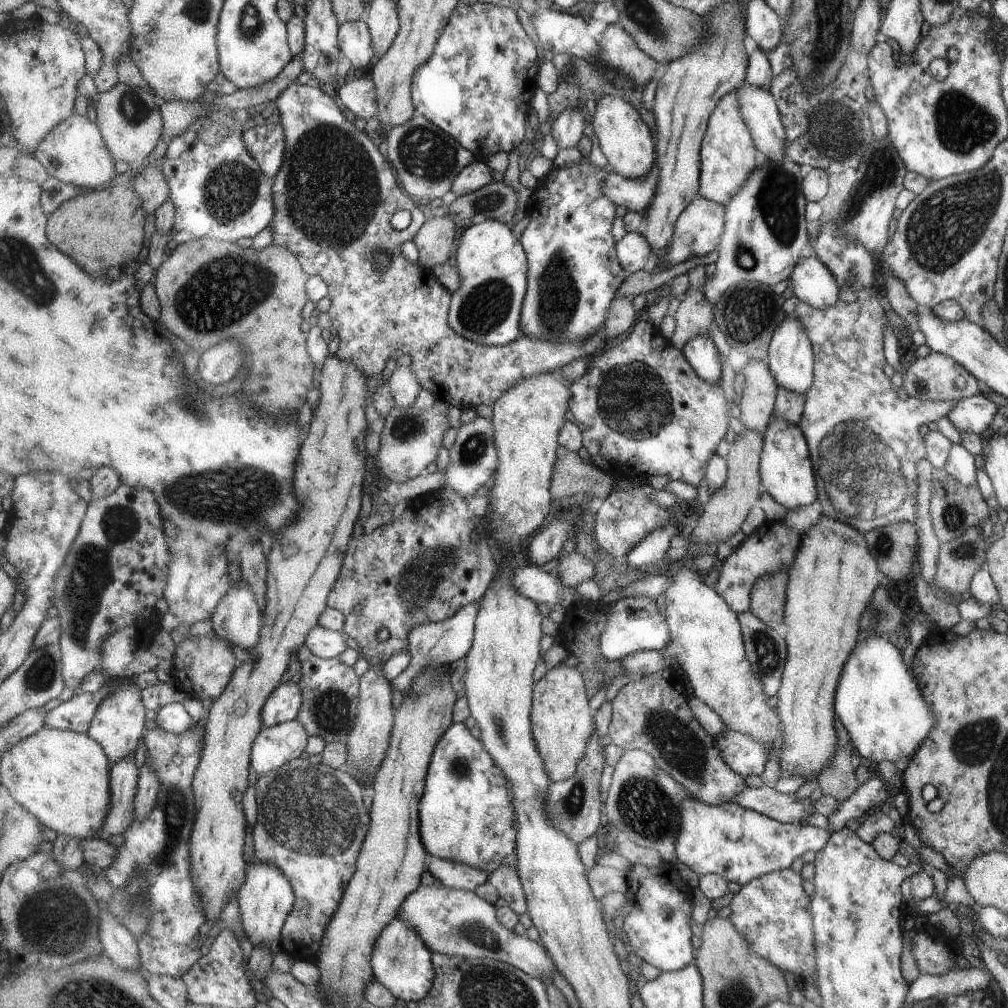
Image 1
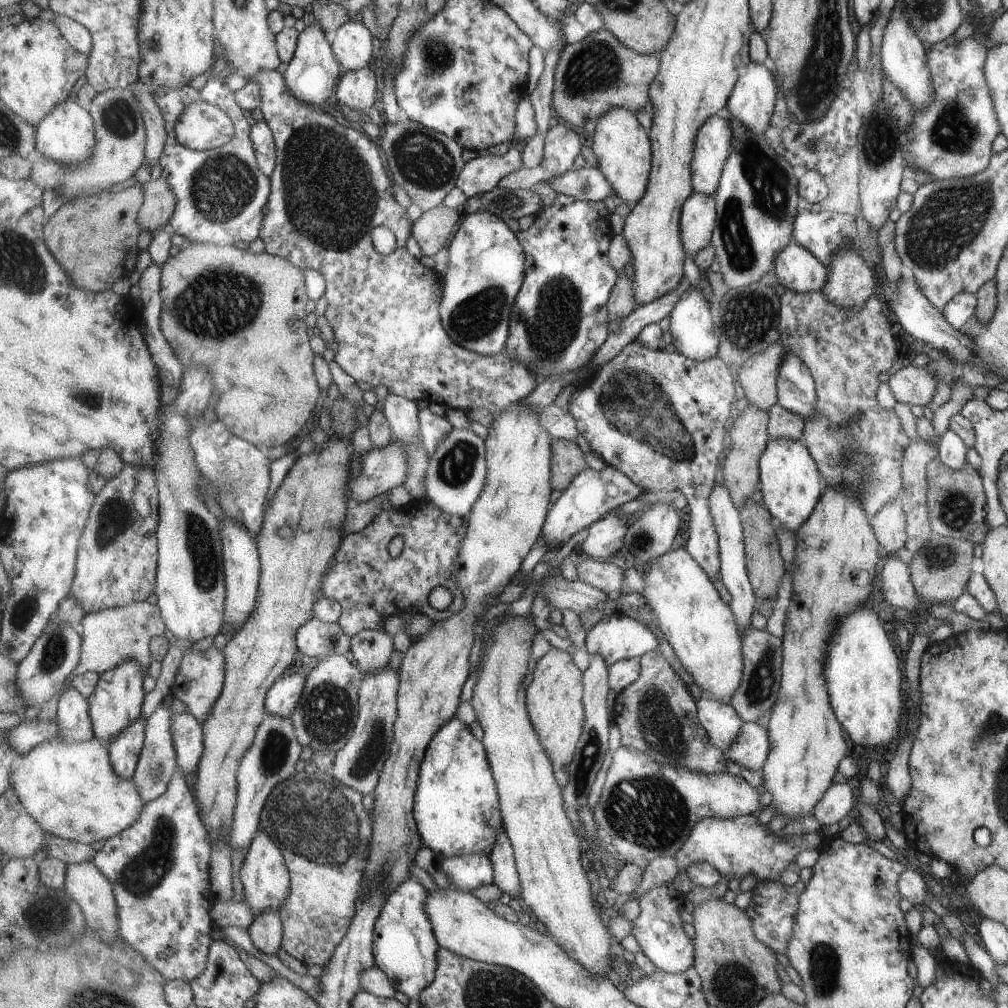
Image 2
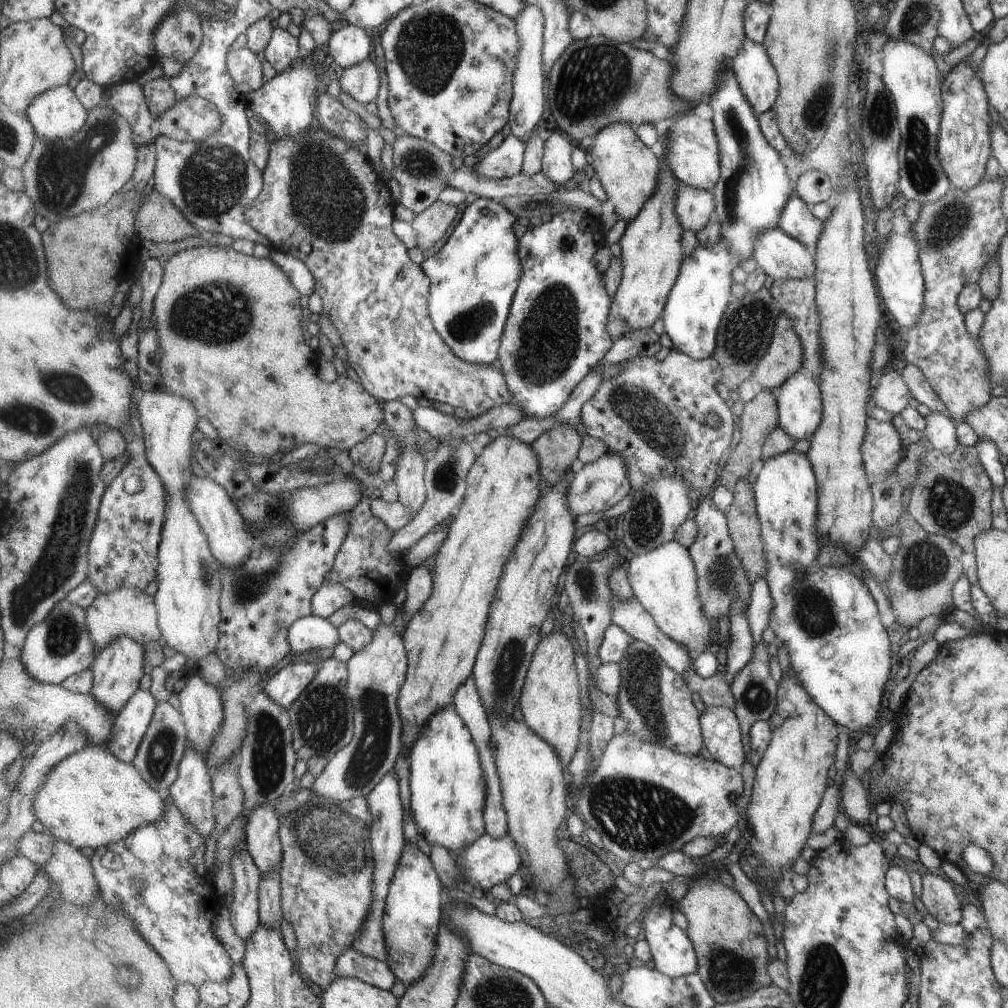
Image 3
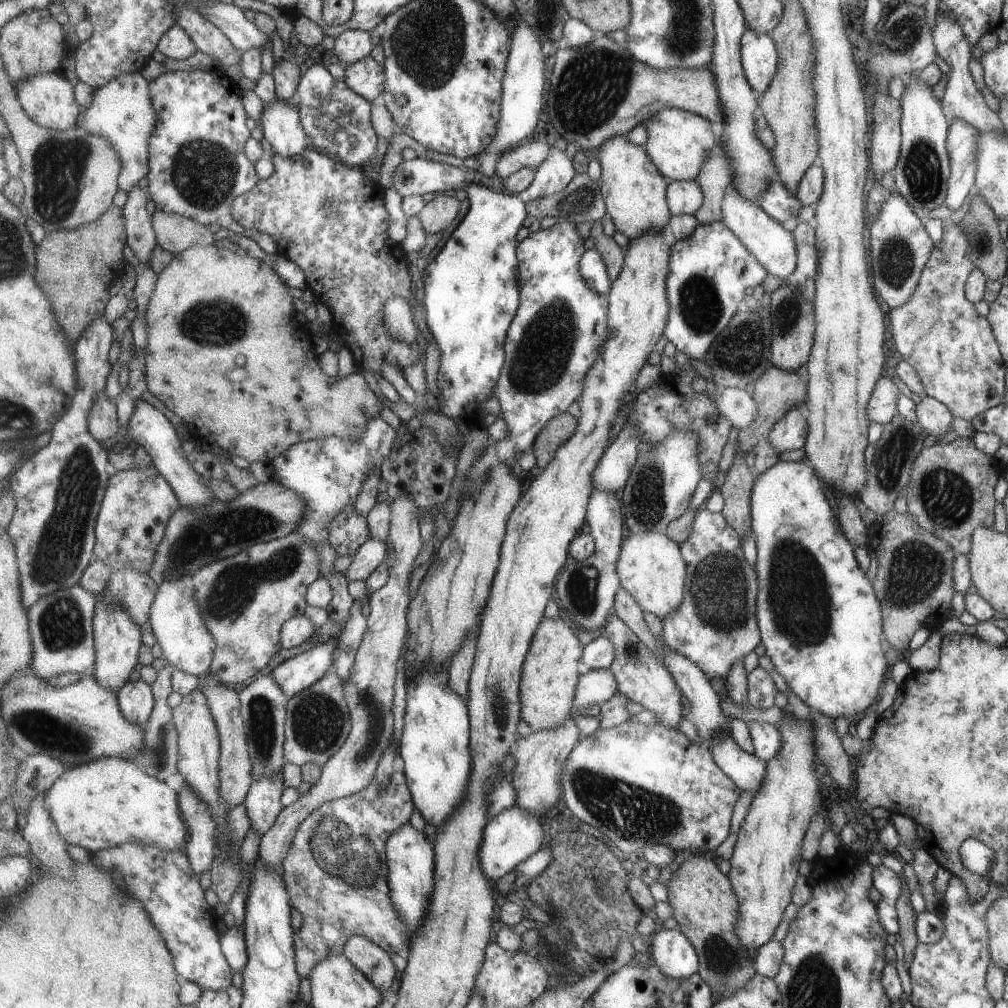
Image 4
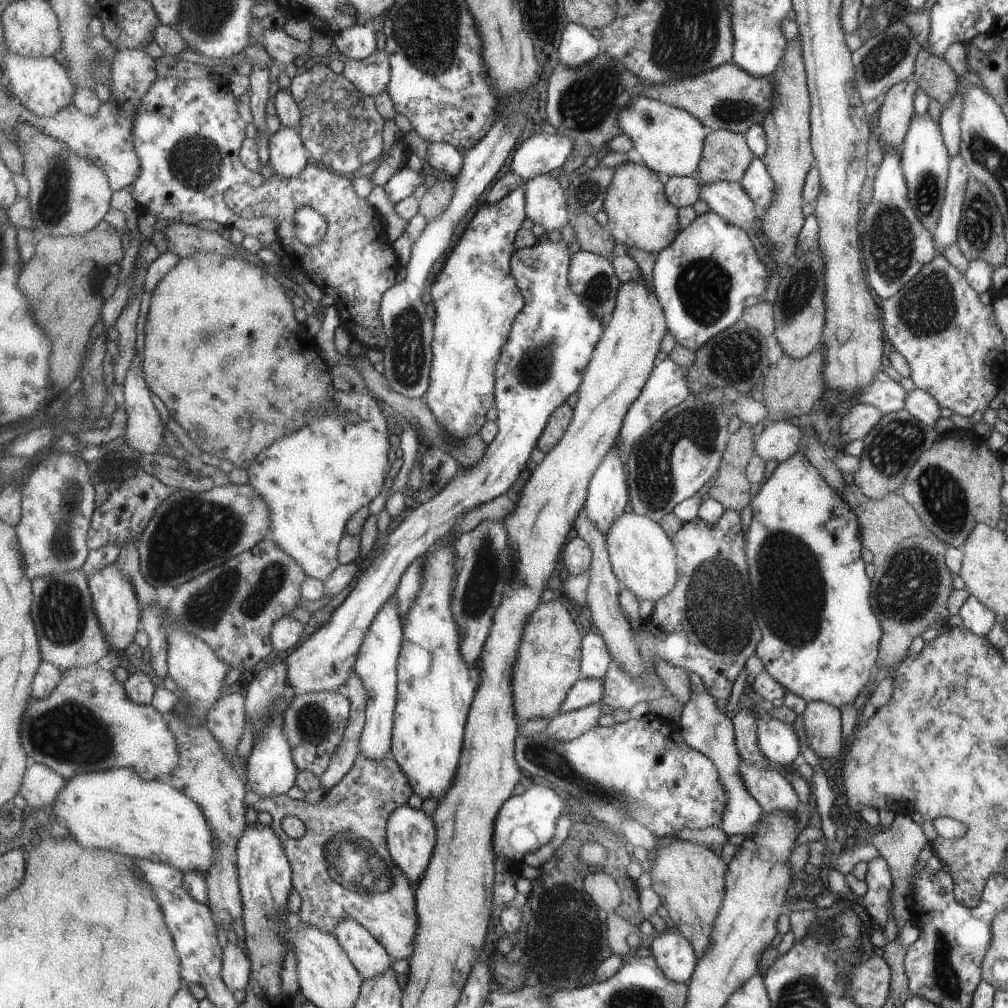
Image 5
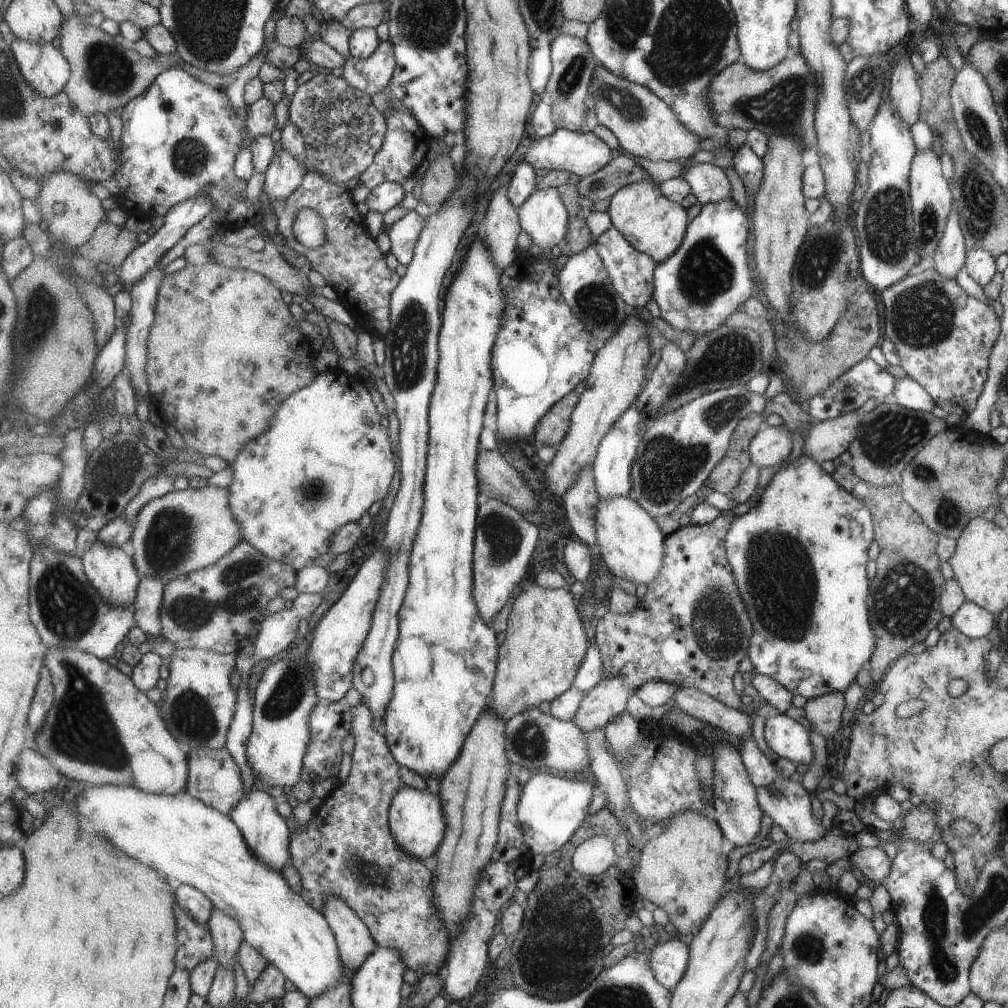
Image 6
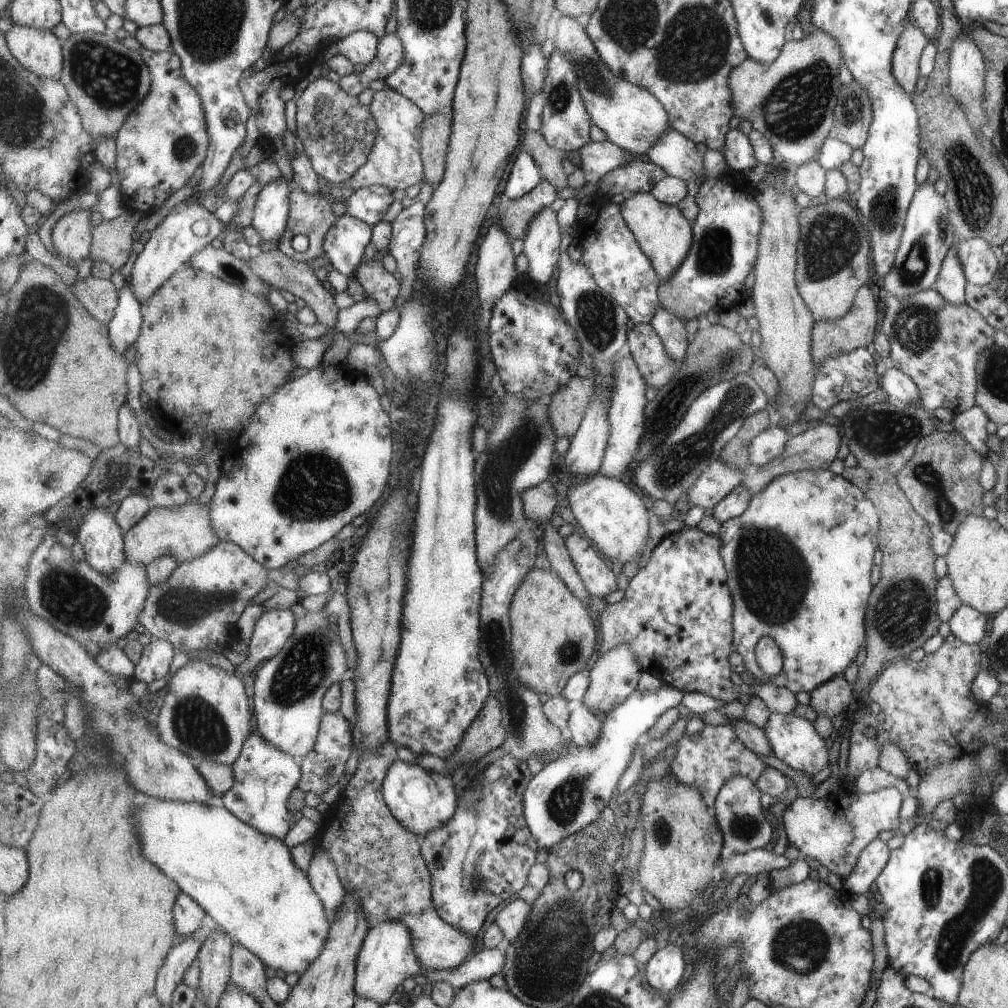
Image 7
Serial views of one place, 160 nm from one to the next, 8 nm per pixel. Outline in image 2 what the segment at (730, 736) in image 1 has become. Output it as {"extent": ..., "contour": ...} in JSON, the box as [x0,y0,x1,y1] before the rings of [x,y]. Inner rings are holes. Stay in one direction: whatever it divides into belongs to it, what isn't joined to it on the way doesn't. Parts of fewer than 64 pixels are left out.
{"extent":[726,722,768,770],"contour":[[[746,722],[736,743],[726,752],[726,758],[748,770],[764,767],[768,753],[768,736],[765,728],[756,722]]]}

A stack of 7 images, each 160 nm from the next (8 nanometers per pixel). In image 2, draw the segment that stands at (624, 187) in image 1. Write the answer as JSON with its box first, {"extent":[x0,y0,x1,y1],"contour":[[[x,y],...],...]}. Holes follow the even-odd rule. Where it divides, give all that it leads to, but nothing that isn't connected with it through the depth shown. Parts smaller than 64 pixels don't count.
{"extent":[547,166,618,202],"contour":[[[583,166],[567,171],[558,178],[547,180],[557,194],[574,196],[584,201],[601,201],[612,198],[618,202],[615,188],[599,166]]]}

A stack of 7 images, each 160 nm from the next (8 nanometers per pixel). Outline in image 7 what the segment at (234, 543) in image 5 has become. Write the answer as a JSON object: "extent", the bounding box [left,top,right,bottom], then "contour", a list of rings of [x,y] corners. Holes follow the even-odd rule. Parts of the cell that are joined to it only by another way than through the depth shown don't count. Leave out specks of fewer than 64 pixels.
{"extent":[124,499,221,566],"contour":[[[196,499],[173,508],[155,505],[129,532],[124,533],[127,558],[147,566],[165,555],[175,557],[179,564],[195,560],[221,542],[211,521],[209,504],[200,504]]]}

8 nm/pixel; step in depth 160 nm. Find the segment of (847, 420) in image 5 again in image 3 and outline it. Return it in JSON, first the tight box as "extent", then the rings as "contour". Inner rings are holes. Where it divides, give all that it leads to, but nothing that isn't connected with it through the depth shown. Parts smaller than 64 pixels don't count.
{"extent":[874,371,912,416],"contour":[[[895,371],[883,373],[878,379],[874,393],[874,404],[890,412],[893,416],[899,414],[907,402],[911,400],[912,394],[903,382],[902,376]]]}

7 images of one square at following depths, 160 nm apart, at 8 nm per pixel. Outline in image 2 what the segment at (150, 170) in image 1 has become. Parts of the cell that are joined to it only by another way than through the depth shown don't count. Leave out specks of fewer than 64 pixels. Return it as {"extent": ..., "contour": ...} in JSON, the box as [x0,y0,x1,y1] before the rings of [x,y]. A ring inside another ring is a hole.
{"extent":[140,176,178,233],"contour":[[[163,176],[158,179],[150,179],[143,186],[146,199],[144,207],[140,210],[140,225],[142,230],[153,233],[158,228],[169,226],[178,198],[168,180]]]}

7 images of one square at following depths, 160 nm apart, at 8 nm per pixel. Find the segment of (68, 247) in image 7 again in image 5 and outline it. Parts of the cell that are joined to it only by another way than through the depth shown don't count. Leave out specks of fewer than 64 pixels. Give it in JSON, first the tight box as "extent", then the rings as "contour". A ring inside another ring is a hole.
{"extent":[14,123,114,237],"contour":[[[21,123],[14,128],[18,147],[24,156],[24,175],[30,180],[31,208],[36,218],[35,229],[41,237],[60,237],[84,235],[93,230],[107,212],[111,210],[111,196],[114,188],[102,166],[95,161],[81,156],[78,152],[69,149],[69,145],[51,135],[46,135],[43,130],[31,123]]]}

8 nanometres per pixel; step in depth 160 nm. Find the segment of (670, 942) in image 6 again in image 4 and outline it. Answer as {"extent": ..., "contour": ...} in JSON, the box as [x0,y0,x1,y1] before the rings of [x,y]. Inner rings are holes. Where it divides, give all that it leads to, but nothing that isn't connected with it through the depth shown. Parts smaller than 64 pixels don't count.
{"extent":[650,927,700,980],"contour":[[[658,927],[652,940],[650,955],[667,976],[677,980],[687,980],[700,969],[697,949],[681,929]]]}

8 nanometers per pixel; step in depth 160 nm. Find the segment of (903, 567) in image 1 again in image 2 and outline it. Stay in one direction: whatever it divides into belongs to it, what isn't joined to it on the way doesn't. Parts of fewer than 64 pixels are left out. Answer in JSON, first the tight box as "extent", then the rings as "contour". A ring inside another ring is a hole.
{"extent":[871,499,907,556],"contour":[[[897,499],[885,503],[872,516],[871,527],[873,532],[876,532],[877,540],[885,556],[895,554],[895,550],[903,546],[907,538],[905,523],[905,513]]]}

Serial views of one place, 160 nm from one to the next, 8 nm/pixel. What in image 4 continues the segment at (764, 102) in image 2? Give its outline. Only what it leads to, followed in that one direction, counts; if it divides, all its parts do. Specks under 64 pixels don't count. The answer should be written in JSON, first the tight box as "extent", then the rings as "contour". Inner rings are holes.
{"extent":[742,28,778,94],"contour":[[[748,28],[742,38],[742,63],[747,80],[754,90],[763,94],[777,70],[778,52],[774,40]]]}

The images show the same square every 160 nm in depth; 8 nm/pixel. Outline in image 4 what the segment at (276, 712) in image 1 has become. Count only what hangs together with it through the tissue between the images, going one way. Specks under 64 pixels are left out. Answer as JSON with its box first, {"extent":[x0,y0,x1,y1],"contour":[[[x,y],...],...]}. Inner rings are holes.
{"extent":[271,639,337,698],"contour":[[[337,639],[319,643],[311,650],[306,650],[275,667],[271,672],[272,677],[289,698],[294,697],[320,681],[330,671],[335,648]]]}

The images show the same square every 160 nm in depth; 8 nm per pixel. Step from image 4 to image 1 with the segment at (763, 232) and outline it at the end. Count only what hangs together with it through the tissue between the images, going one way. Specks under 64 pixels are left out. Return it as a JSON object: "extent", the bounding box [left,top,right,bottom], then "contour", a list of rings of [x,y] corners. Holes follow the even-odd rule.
{"extent":[789,254,839,309],"contour":[[[814,254],[803,255],[789,278],[793,296],[813,308],[822,309],[839,300],[837,280]]]}

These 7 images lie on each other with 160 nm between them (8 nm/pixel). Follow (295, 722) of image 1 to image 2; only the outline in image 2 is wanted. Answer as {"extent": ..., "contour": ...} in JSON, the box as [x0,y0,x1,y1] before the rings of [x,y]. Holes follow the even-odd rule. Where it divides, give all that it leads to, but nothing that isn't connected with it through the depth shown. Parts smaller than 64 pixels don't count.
{"extent":[229,715,303,850],"contour":[[[267,715],[264,723],[258,728],[253,746],[245,753],[238,770],[238,801],[229,840],[231,850],[249,850],[261,830],[261,813],[266,807],[268,796],[280,782],[296,773],[295,768],[300,763],[303,747],[290,717]]]}

